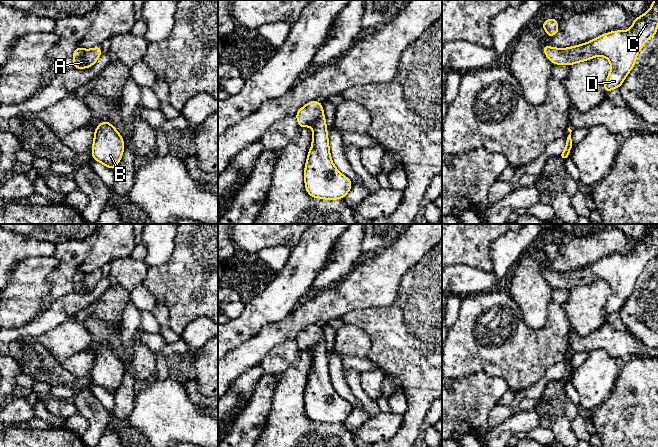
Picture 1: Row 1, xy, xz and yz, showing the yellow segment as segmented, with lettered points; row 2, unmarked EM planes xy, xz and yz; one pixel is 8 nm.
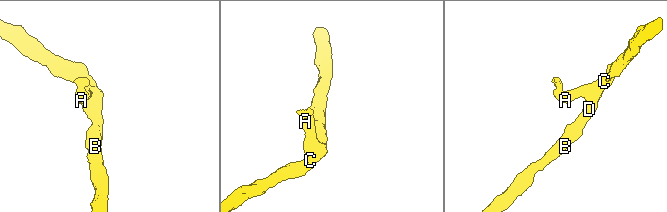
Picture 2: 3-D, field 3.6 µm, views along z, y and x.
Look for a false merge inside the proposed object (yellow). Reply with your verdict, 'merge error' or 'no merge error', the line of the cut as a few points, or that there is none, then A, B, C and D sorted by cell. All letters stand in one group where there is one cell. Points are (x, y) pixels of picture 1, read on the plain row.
no merge error; cut none; groups A B C D

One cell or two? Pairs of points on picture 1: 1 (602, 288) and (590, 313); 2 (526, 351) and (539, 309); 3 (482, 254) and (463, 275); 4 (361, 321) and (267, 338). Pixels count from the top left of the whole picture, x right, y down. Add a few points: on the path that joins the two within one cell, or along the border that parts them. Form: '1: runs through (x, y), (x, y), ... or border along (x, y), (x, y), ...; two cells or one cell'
1: runs through (596, 294), (590, 300), (590, 307); one cell
2: border along (520, 309), (523, 321), (529, 327), (544, 327); two cells
3: border along (452, 264), (466, 264), (491, 273); two cells
4: border along (363, 309), (349, 310), (338, 321); two cells

